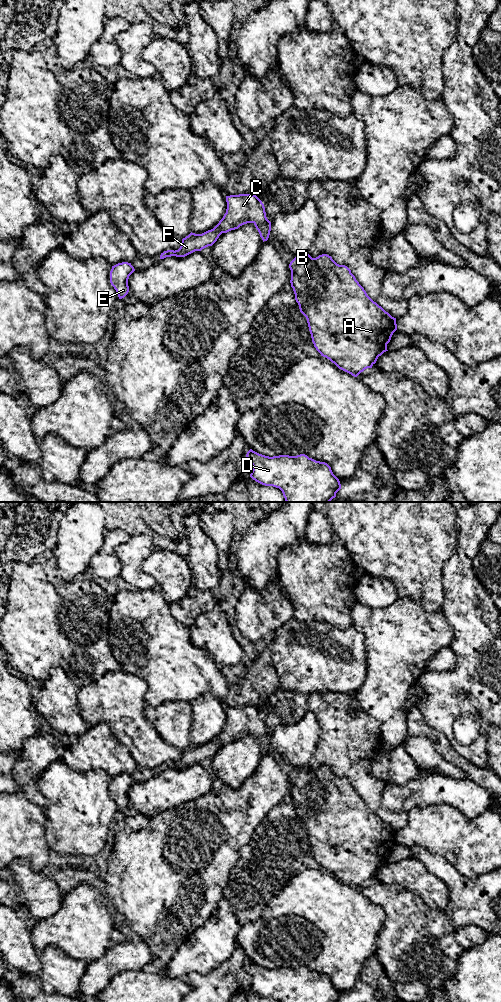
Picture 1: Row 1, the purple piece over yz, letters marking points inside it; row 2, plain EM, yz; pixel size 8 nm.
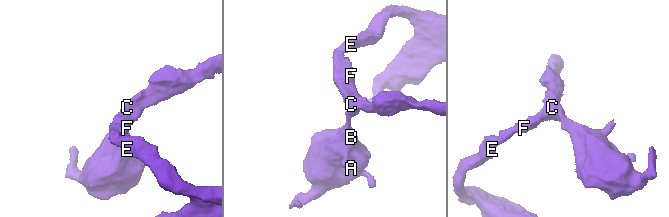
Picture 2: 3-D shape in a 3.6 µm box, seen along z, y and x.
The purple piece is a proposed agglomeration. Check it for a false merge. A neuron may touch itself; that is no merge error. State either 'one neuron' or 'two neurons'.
one neuron

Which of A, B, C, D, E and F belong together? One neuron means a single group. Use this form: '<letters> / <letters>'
A B C D E F

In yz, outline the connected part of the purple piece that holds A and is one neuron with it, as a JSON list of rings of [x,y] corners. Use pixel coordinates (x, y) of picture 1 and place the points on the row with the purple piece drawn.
[[[309,254],[296,256],[289,268],[295,300],[307,319],[316,350],[354,377],[372,368],[378,357],[388,351],[387,344],[397,330],[396,318],[367,295],[347,266],[337,264],[327,254],[316,258]]]

